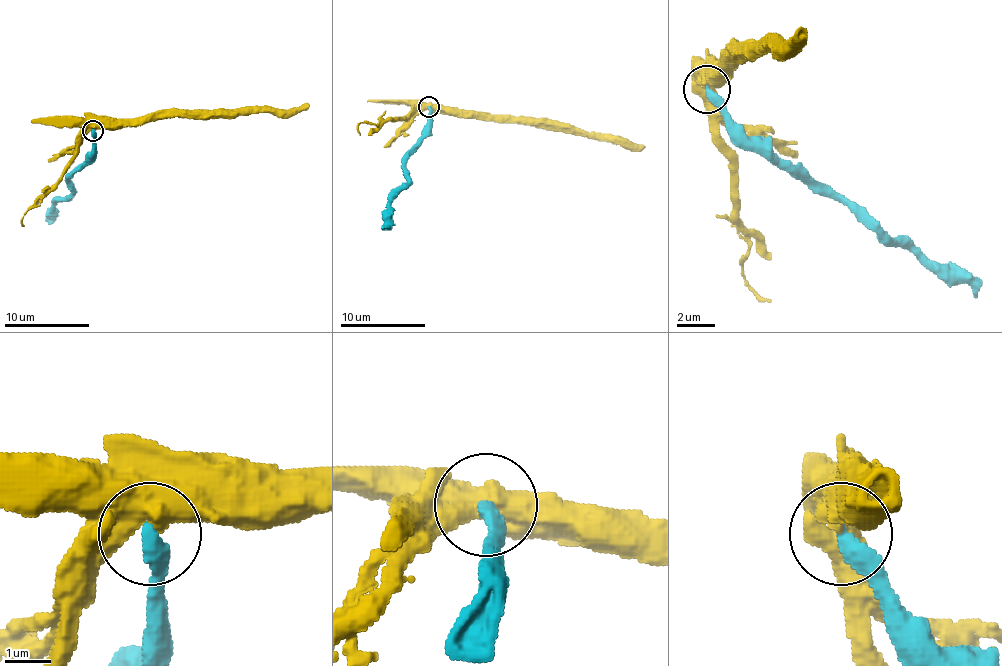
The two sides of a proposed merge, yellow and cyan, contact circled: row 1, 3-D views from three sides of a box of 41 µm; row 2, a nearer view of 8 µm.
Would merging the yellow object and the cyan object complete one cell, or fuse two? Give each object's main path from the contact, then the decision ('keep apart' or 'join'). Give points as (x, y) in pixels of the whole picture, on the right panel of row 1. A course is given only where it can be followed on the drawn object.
yellow via (705, 85), (734, 57), (776, 48), (795, 29) | cyan via (705, 90), (743, 133), (762, 137), (880, 227), (923, 255), (960, 270), (979, 288) | keep apart

